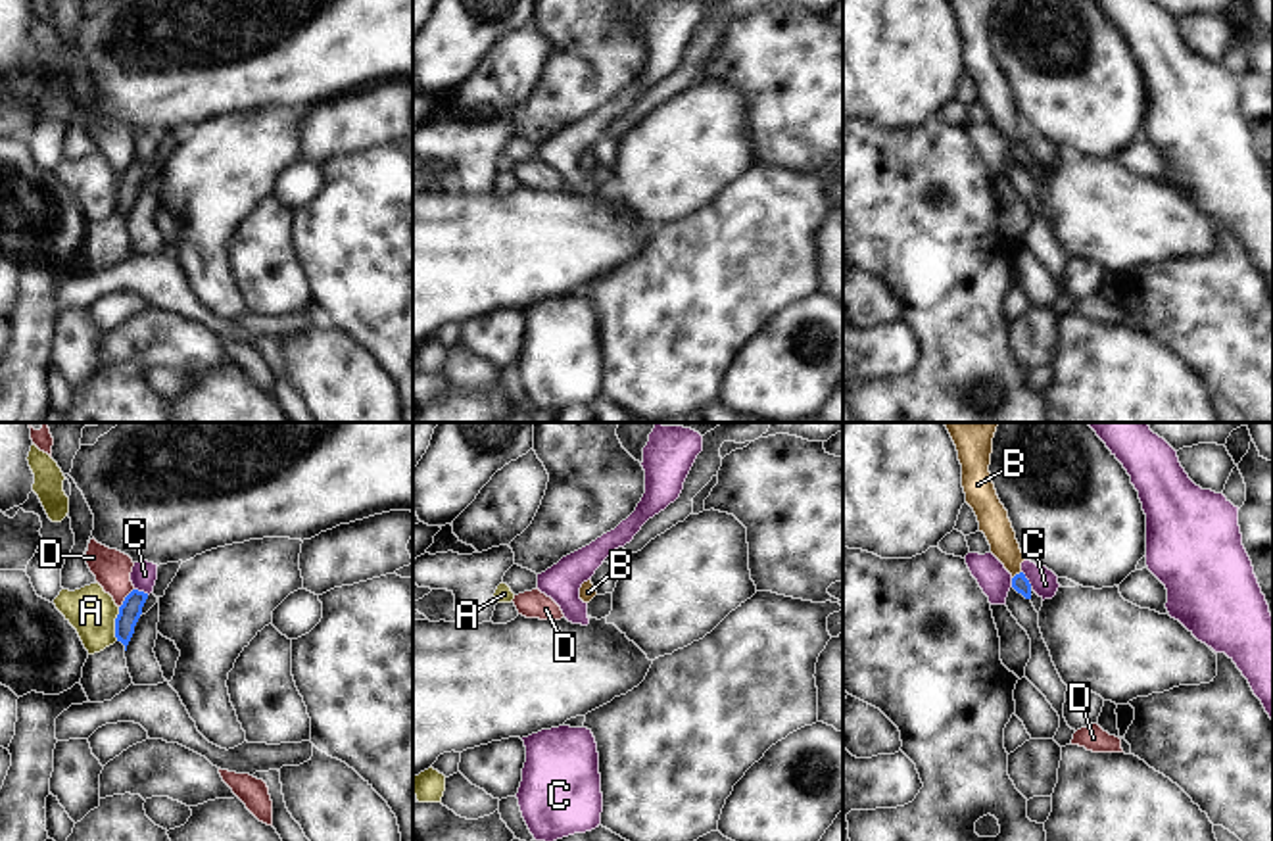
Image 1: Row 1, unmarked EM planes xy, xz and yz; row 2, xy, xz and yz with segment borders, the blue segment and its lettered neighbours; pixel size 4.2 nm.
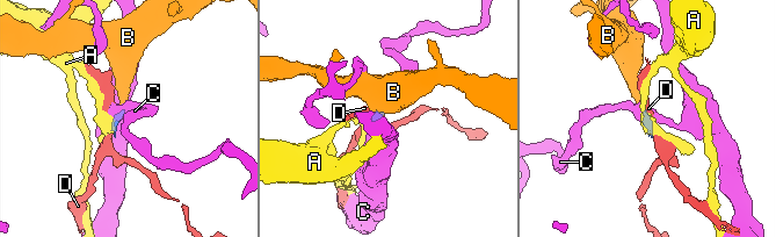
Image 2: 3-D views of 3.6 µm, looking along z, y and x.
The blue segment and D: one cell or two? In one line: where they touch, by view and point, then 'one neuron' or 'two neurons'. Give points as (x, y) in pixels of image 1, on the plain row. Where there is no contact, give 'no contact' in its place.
contact xy (125, 168); two neurons

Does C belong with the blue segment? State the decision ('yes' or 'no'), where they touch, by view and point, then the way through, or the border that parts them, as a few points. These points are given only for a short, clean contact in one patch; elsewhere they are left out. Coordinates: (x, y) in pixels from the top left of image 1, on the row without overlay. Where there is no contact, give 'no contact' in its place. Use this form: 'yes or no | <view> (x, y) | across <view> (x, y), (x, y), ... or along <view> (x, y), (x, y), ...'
no | yz (1026, 148) | along yz (1022, 141), (1032, 156)

